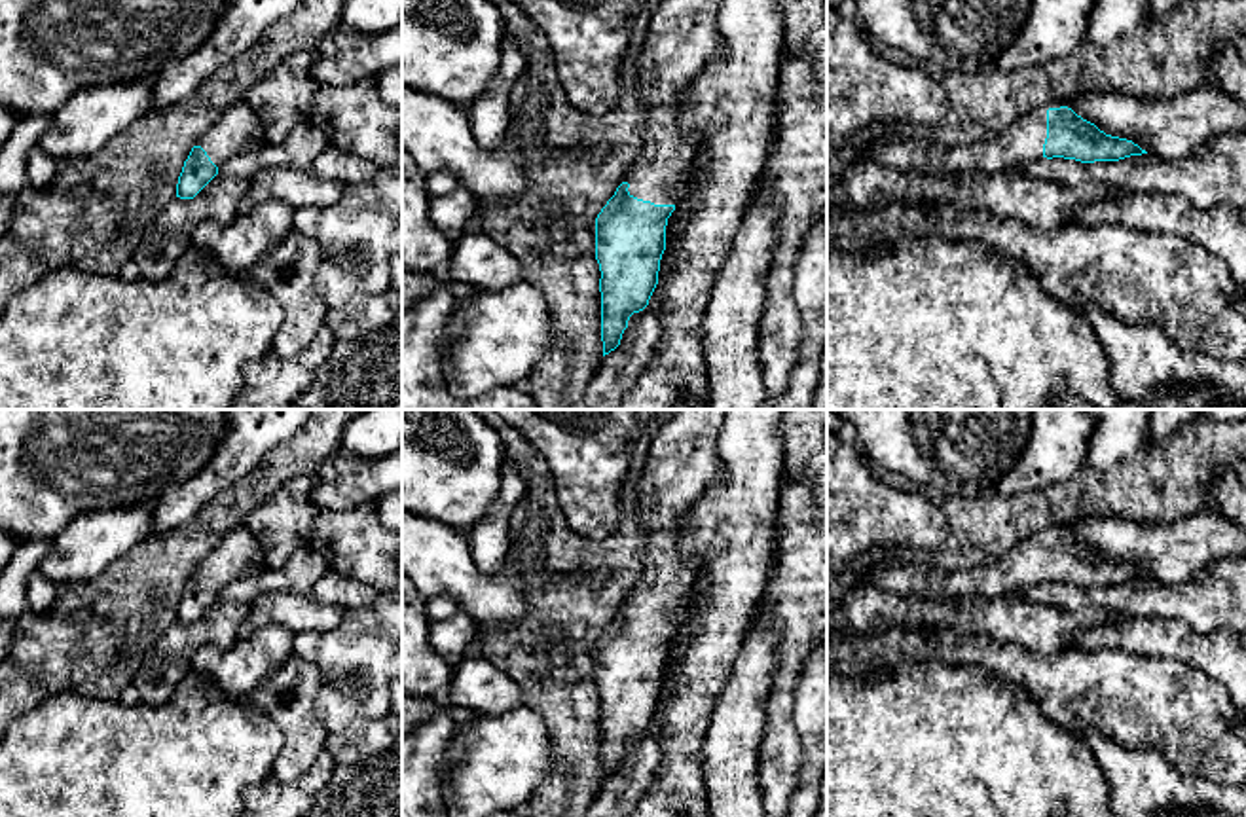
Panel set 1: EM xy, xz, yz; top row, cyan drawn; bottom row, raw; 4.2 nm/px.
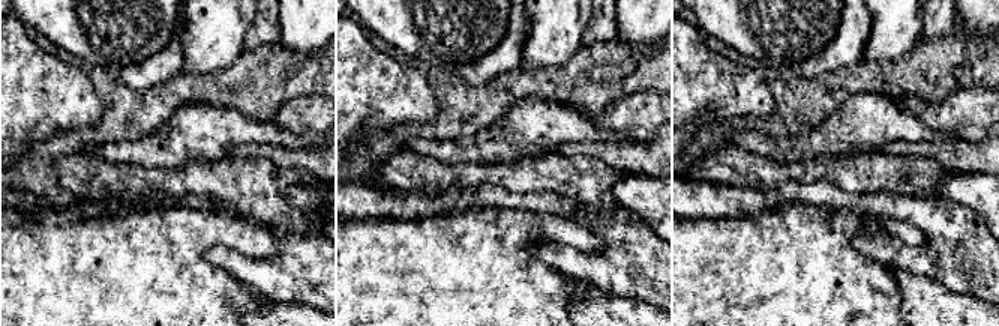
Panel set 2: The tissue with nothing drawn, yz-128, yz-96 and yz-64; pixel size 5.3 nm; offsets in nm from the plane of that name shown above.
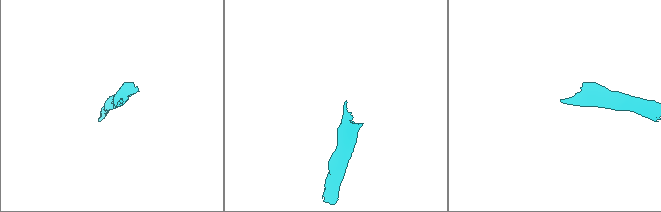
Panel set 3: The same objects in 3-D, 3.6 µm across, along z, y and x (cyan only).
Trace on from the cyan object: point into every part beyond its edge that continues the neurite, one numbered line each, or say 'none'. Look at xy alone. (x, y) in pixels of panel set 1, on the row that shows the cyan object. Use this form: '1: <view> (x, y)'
1: xy (238, 131)

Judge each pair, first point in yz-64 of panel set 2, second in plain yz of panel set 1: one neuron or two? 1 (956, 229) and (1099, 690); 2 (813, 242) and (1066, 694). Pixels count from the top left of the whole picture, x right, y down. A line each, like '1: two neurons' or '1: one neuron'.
1: one neuron
2: two neurons

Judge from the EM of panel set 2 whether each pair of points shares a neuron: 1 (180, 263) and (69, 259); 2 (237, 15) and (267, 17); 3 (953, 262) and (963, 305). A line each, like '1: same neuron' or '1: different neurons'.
1: same neuron
2: different neurons
3: different neurons

